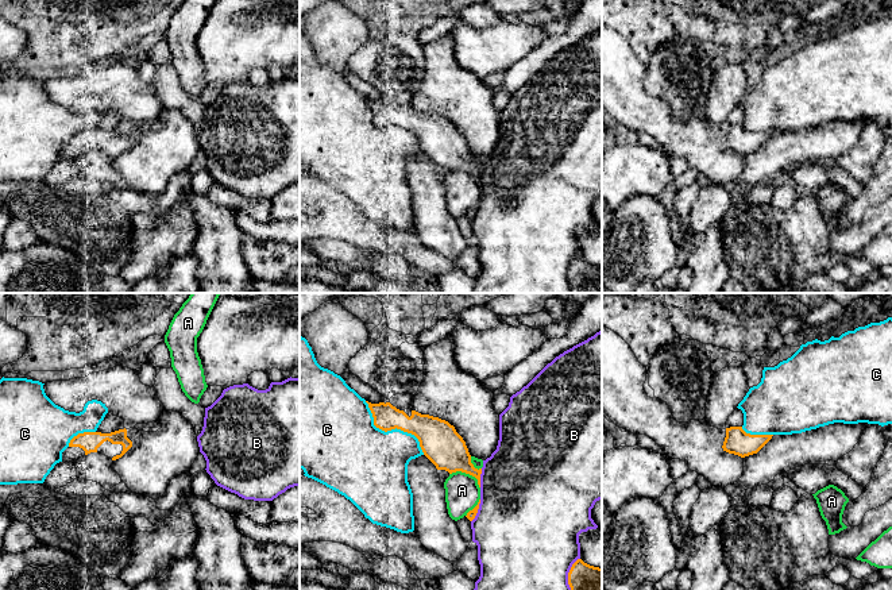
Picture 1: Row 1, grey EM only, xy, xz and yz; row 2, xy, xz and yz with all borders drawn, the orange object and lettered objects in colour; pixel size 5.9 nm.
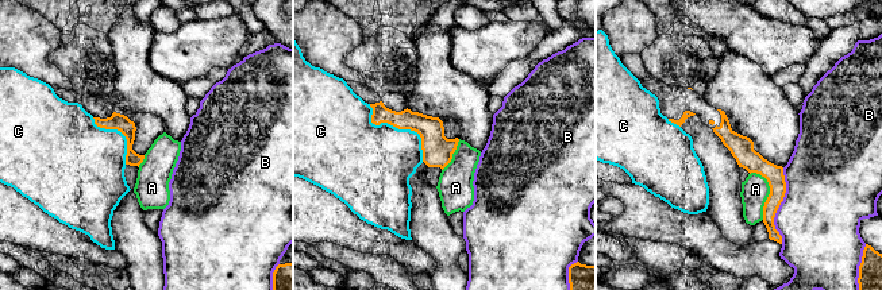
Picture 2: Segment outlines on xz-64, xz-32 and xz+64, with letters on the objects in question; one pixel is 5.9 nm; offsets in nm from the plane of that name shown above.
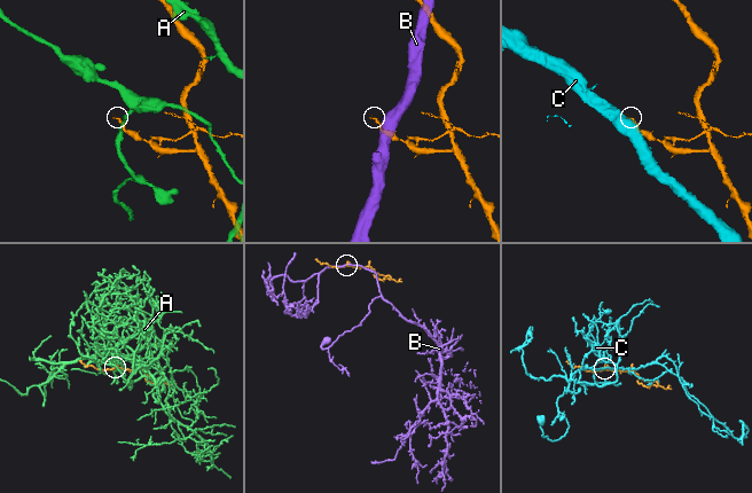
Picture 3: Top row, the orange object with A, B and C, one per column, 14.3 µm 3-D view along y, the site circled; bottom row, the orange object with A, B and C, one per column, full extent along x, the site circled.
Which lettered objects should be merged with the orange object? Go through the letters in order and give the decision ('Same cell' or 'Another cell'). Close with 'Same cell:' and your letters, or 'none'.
A: Another cell
B: Another cell
C: Another cell
Same cell: none

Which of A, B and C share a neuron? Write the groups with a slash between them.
A / B / C

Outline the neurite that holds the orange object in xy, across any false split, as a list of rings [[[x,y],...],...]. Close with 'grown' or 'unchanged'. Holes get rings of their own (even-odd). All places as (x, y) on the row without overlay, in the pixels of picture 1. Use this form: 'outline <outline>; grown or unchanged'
outline [[[119,127],[111,131],[84,130],[74,134],[69,144],[62,150],[62,159],[76,161],[84,153],[100,150],[112,158],[121,155],[132,139],[127,135],[127,127]]]; grown

